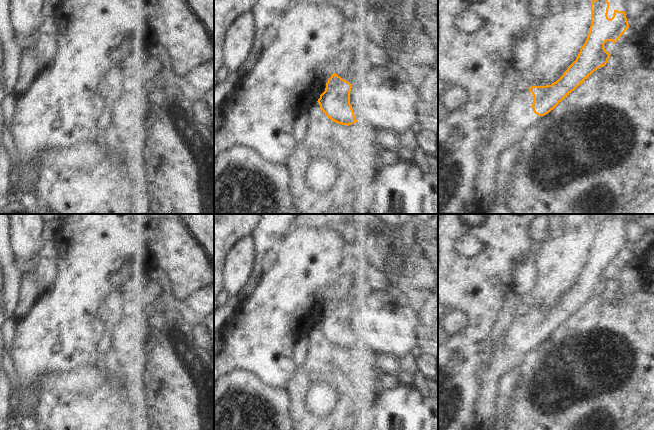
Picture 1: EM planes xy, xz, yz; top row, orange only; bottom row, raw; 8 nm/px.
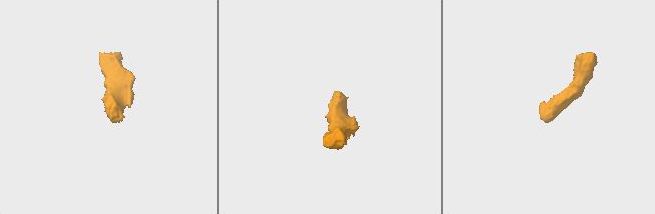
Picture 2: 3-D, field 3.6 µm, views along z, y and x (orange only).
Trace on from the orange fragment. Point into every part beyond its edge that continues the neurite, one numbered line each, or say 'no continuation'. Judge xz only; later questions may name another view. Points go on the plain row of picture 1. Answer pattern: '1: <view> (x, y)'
1: xz (361, 285)

